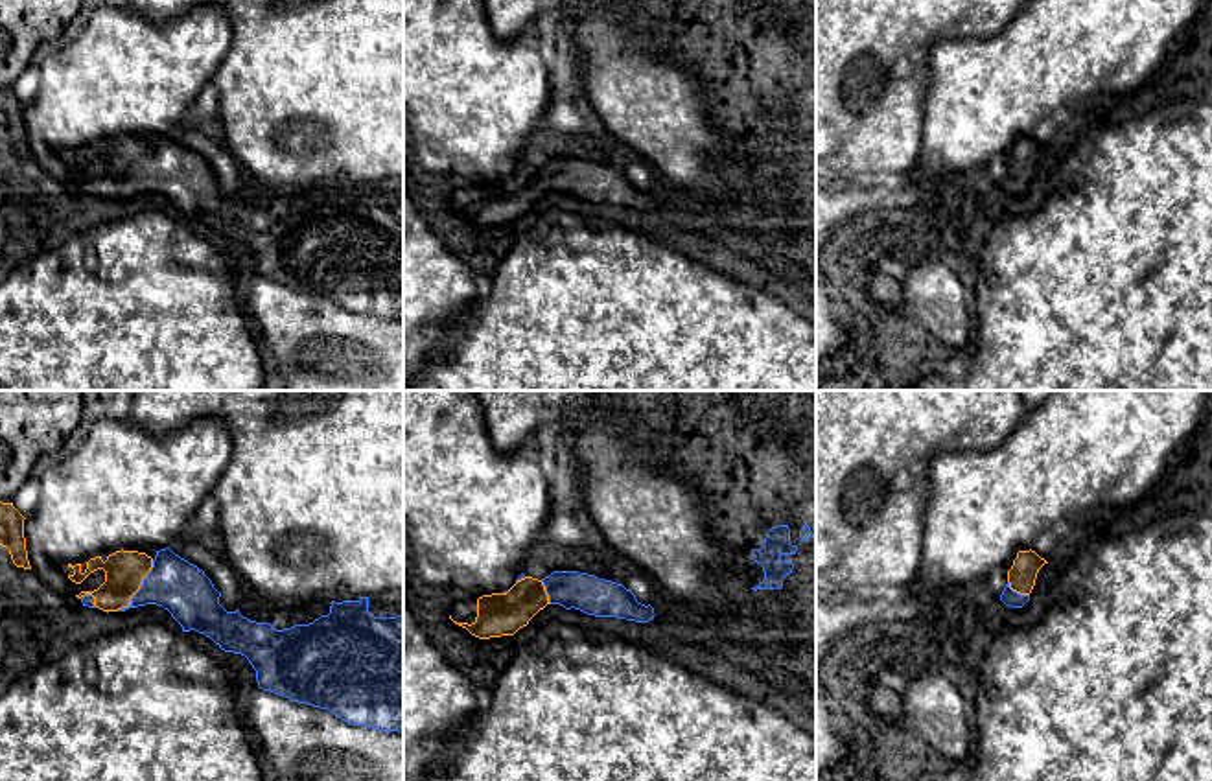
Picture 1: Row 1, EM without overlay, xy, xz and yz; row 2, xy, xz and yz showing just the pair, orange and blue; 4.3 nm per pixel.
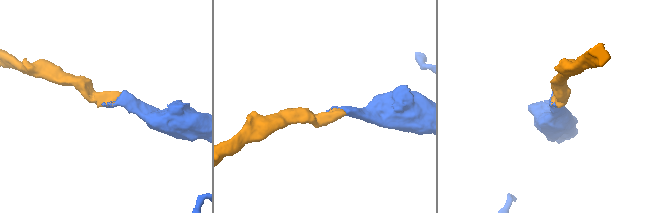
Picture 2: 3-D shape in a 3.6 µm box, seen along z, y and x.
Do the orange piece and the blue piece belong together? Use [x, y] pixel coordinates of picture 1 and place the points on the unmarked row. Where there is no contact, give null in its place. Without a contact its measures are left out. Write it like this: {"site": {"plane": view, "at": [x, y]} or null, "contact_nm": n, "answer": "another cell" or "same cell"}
{"site": {"plane": "xy", "at": [139, 175]}, "contact_nm": 280, "answer": "same cell"}

